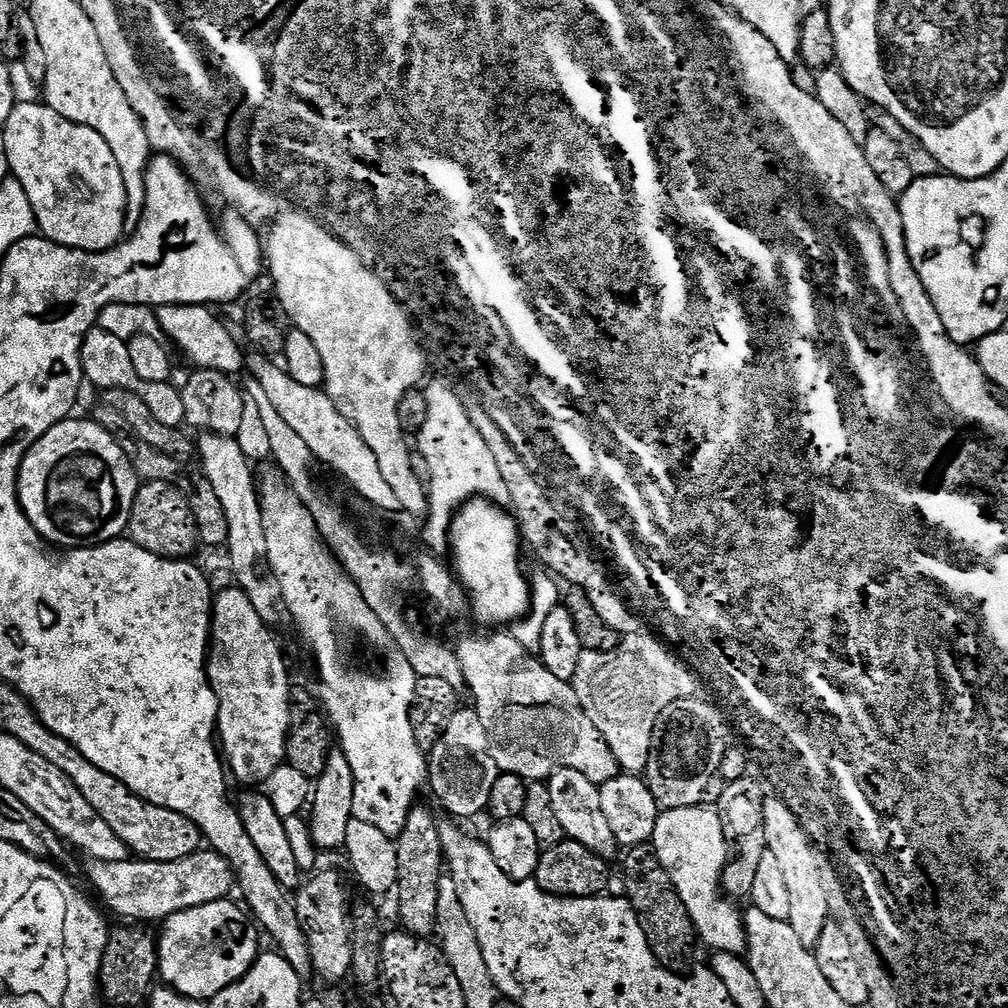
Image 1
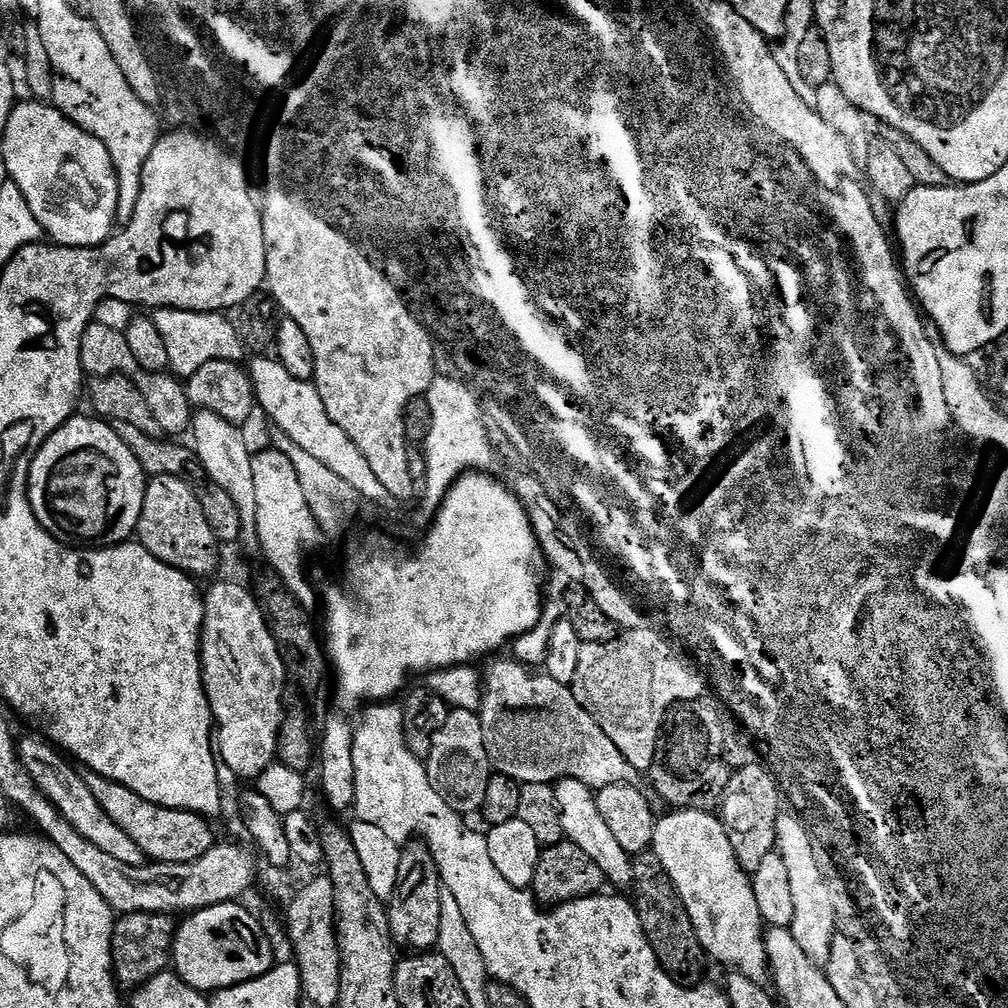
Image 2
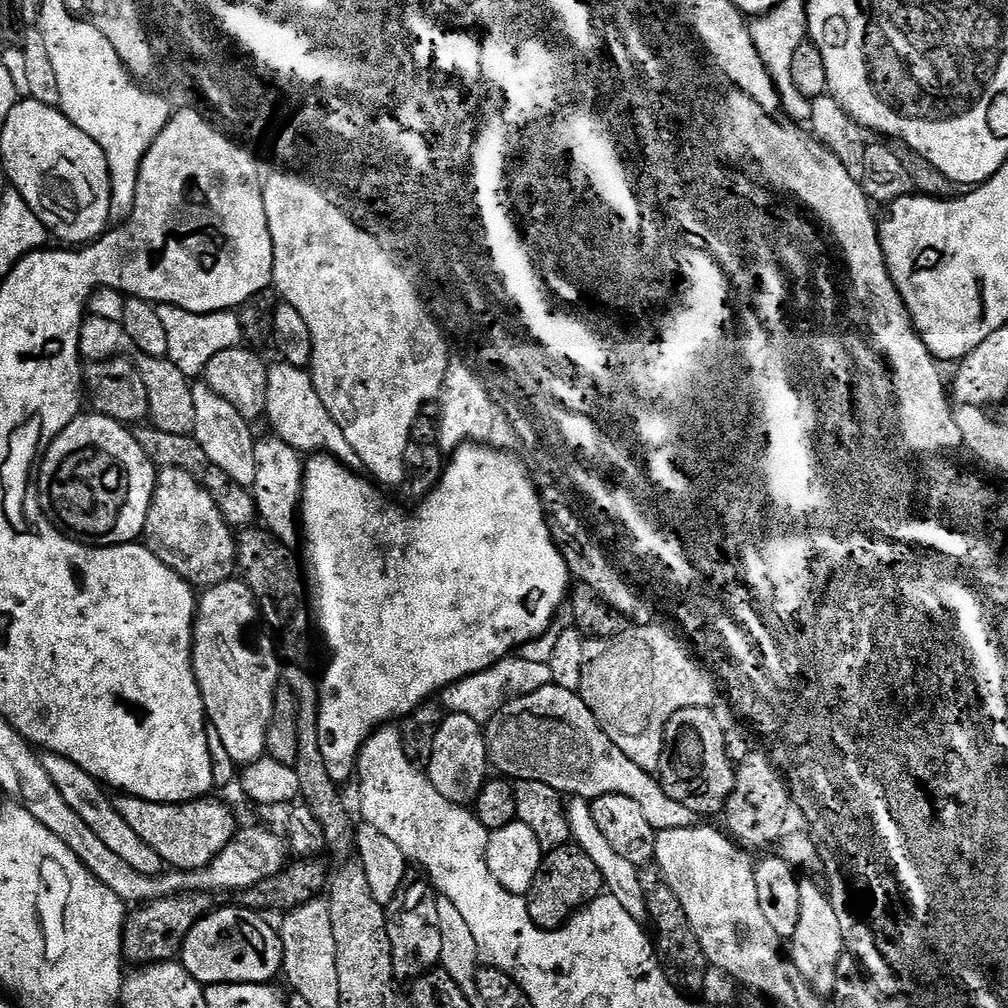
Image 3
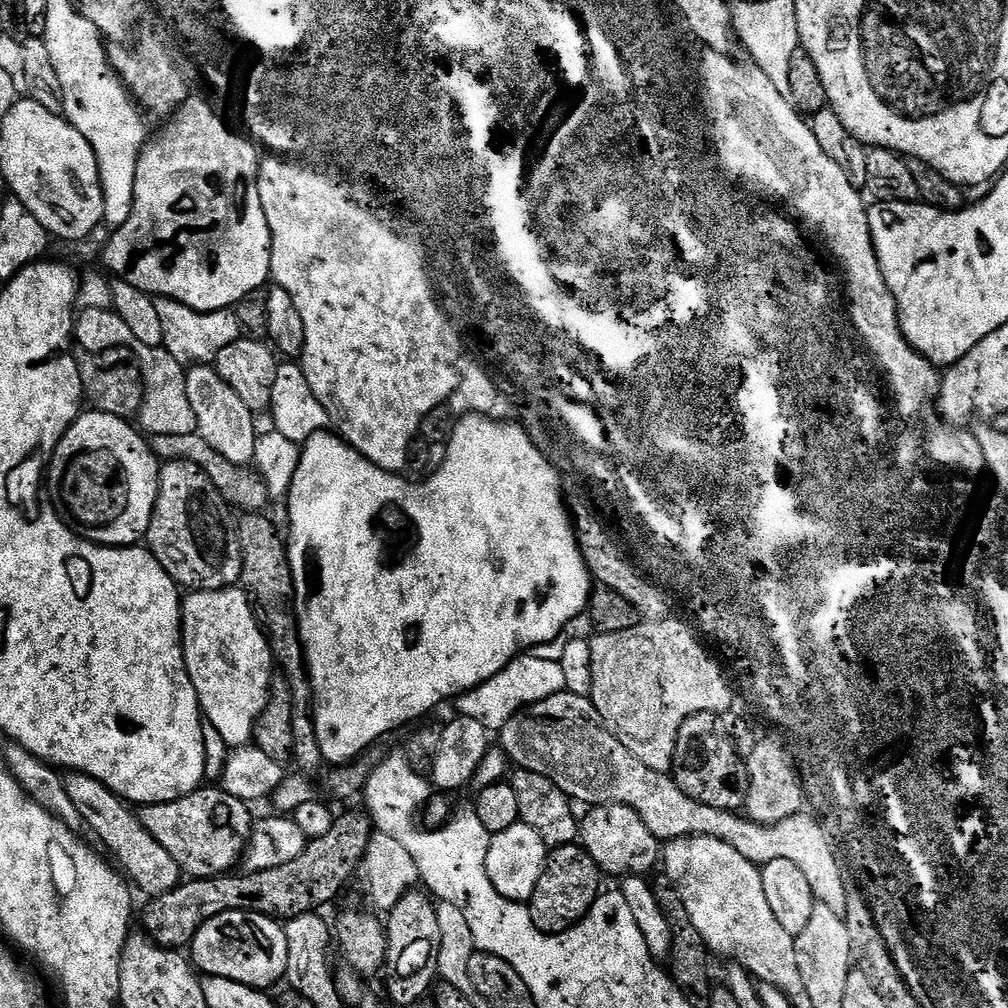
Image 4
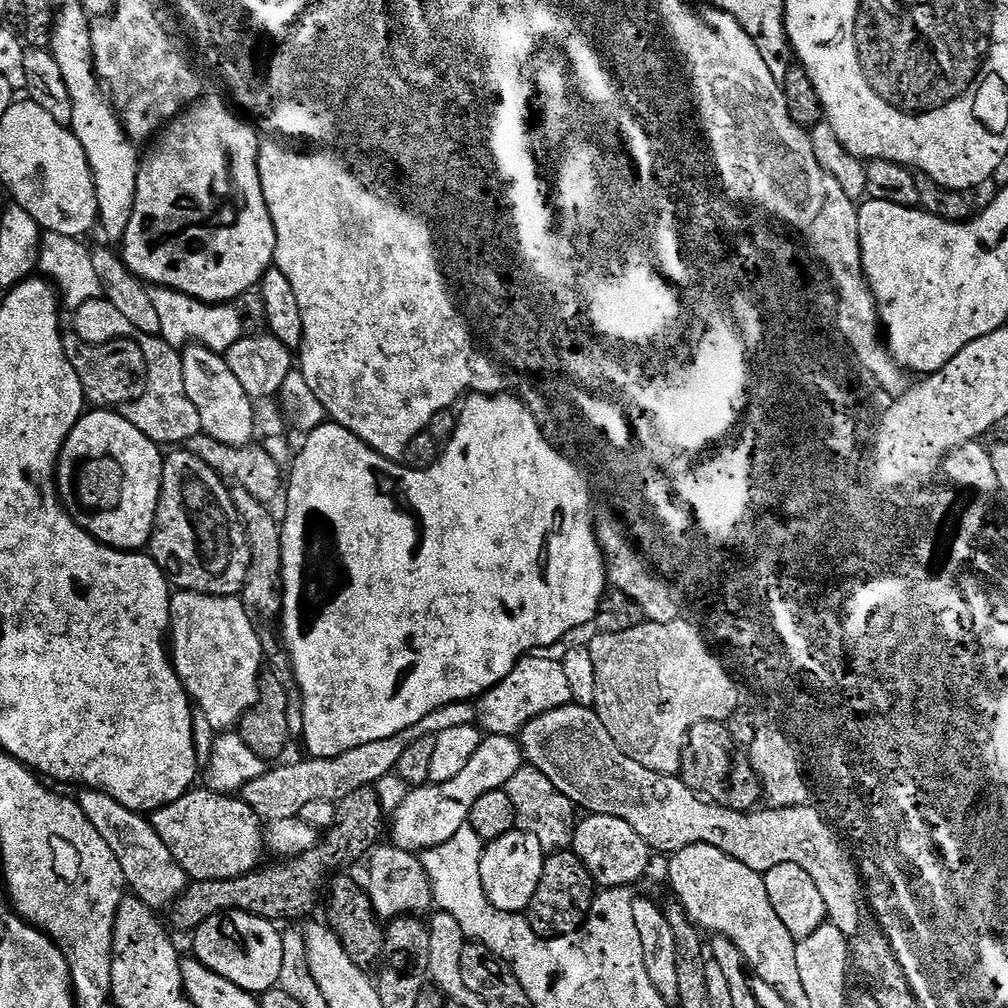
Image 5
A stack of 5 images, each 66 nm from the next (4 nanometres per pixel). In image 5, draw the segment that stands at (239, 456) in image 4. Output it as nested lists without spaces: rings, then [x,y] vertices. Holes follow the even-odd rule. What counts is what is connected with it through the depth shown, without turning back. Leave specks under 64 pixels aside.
[[[189,344],[182,352],[182,379],[186,382],[186,394],[198,410],[203,435],[214,438],[226,446],[243,448],[251,445],[252,431],[256,428],[254,401],[242,390],[238,378],[230,370],[227,359],[221,353],[201,344]]]

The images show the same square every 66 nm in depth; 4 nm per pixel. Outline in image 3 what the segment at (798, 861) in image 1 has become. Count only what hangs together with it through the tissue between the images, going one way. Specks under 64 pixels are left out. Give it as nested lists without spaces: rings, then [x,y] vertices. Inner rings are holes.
[[[806,878],[800,880],[800,897],[802,898],[802,914],[798,918],[798,930],[794,930],[794,934],[790,937],[792,944],[792,956],[790,952],[790,962],[798,973],[799,979],[805,980],[807,987],[815,992],[817,996],[825,998],[831,997],[836,990],[838,982],[838,962],[846,954],[846,941],[842,936],[841,923],[838,922],[838,914],[835,913],[832,899],[829,893],[819,888],[812,880]]]

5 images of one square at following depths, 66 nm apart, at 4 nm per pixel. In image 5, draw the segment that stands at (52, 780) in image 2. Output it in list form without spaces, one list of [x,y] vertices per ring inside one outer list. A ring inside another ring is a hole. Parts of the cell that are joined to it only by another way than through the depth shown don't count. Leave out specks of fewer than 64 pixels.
[[[84,790],[81,793],[78,796],[80,808],[86,814],[90,826],[94,826],[94,830],[98,830],[102,838],[106,838],[106,846],[110,846],[110,850],[118,858],[122,865],[124,883],[130,889],[131,895],[157,910],[163,910],[164,907],[167,909],[175,904],[188,888],[190,878],[182,870],[182,866],[174,862],[174,854],[166,850],[166,842],[158,838],[151,819],[130,811],[104,792]]]

